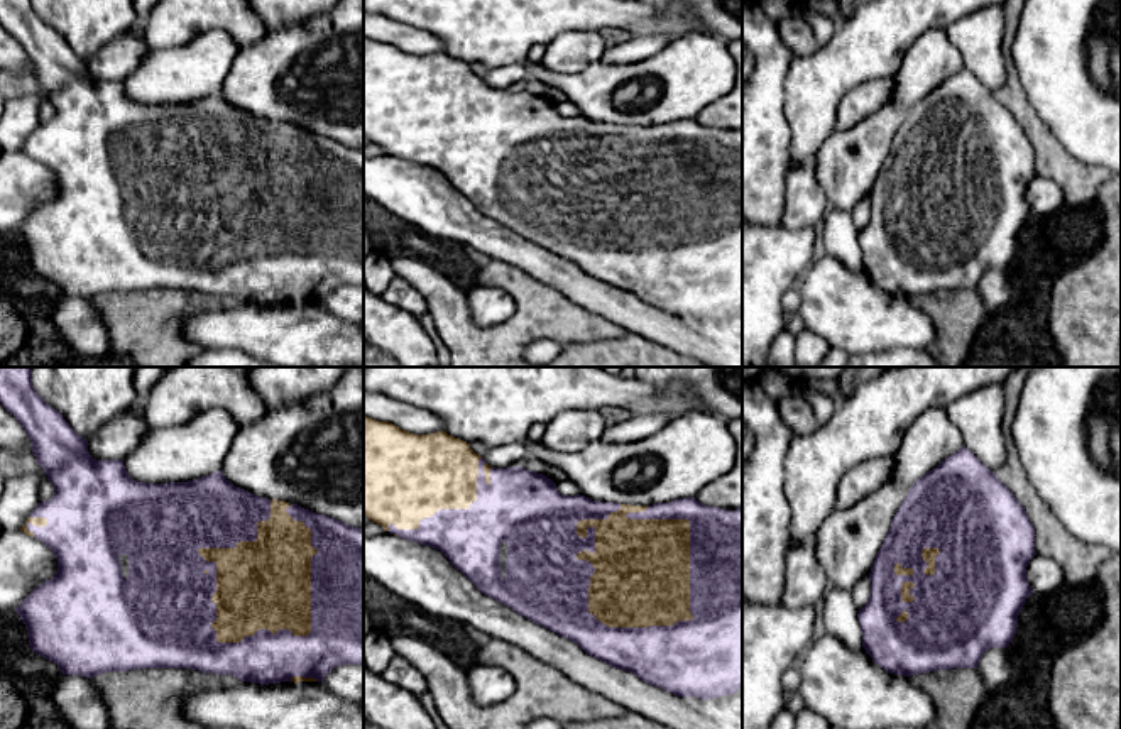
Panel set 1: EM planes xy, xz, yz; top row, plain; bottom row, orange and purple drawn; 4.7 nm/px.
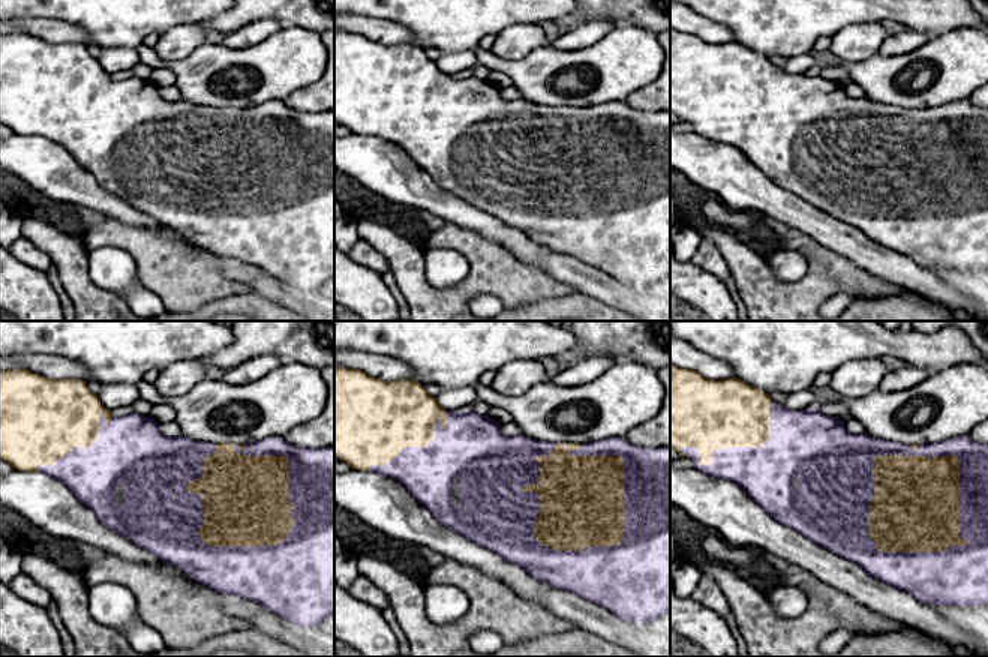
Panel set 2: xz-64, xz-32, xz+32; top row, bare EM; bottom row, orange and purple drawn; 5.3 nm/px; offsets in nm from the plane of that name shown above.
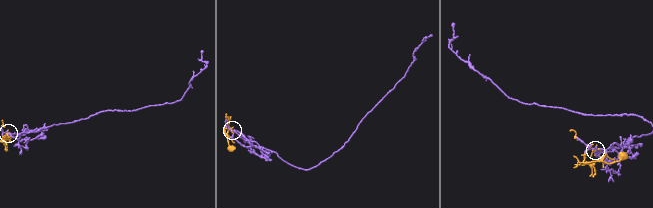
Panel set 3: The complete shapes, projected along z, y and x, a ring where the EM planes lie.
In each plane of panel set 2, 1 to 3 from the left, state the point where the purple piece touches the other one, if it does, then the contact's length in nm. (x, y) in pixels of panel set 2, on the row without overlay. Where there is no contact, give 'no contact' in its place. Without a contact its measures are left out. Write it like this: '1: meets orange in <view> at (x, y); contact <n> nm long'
1: meets orange in xz-64 at (203, 191); contact 650 nm long
2: meets orange in xz-32 at (534, 194); contact 650 nm long
3: meets orange in xz+32 at (958, 125); contact 700 nm long

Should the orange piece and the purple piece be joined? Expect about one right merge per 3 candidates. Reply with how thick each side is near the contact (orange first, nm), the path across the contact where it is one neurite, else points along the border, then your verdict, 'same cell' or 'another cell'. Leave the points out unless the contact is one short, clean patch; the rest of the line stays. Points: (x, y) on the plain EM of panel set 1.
calibres 440 and 380 nm; same cell

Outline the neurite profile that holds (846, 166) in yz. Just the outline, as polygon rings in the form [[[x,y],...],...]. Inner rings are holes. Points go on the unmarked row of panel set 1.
[[[928,29],[915,41],[894,76],[894,93],[889,101],[852,129],[845,132],[835,130],[820,145],[813,159],[815,179],[827,198],[828,208],[852,213],[862,198],[869,198],[876,176],[891,149],[891,142],[908,117],[910,108],[962,68],[962,56],[949,41],[947,29]]]

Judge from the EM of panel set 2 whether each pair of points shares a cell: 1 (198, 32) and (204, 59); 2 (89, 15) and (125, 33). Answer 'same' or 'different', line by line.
1: different
2: same

